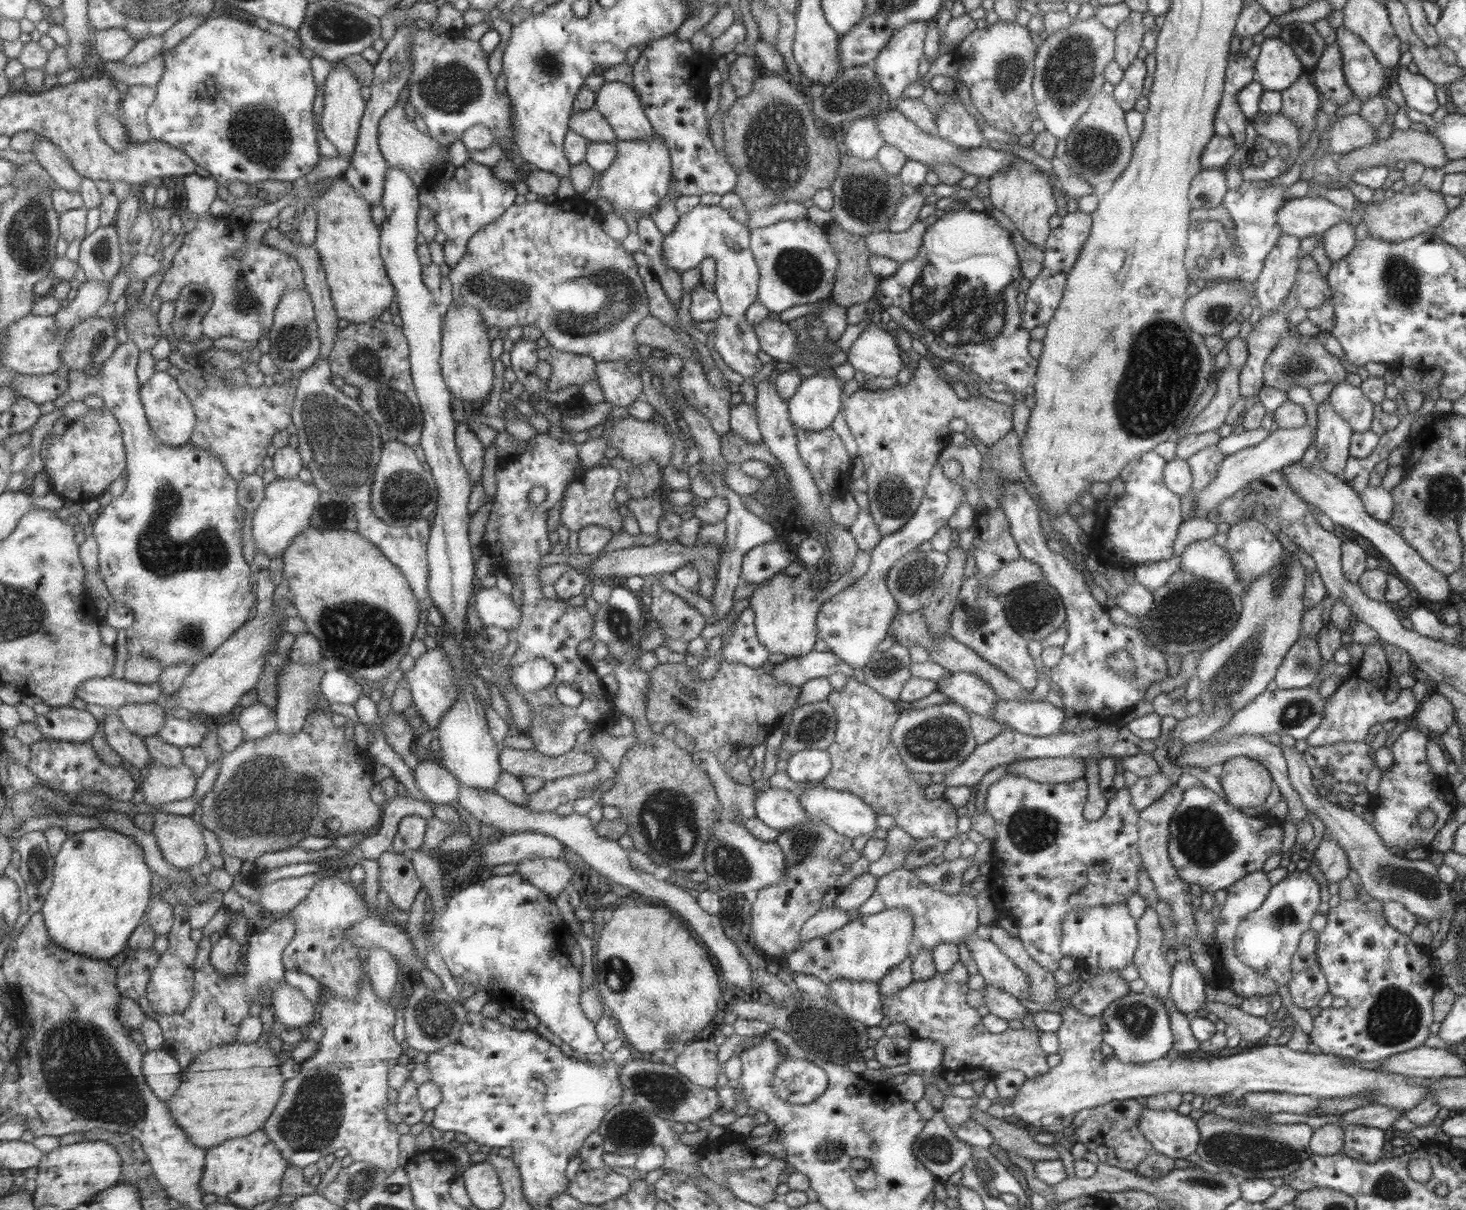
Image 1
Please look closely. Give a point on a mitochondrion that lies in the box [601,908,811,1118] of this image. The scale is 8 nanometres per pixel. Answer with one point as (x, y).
(666, 1093)

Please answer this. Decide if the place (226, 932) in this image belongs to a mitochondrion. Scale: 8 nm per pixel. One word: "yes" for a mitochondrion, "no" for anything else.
no

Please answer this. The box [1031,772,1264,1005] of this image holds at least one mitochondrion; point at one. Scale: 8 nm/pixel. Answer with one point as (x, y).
(1202, 835)

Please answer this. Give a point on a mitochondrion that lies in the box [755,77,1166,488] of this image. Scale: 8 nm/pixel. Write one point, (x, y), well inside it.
(957, 314)

